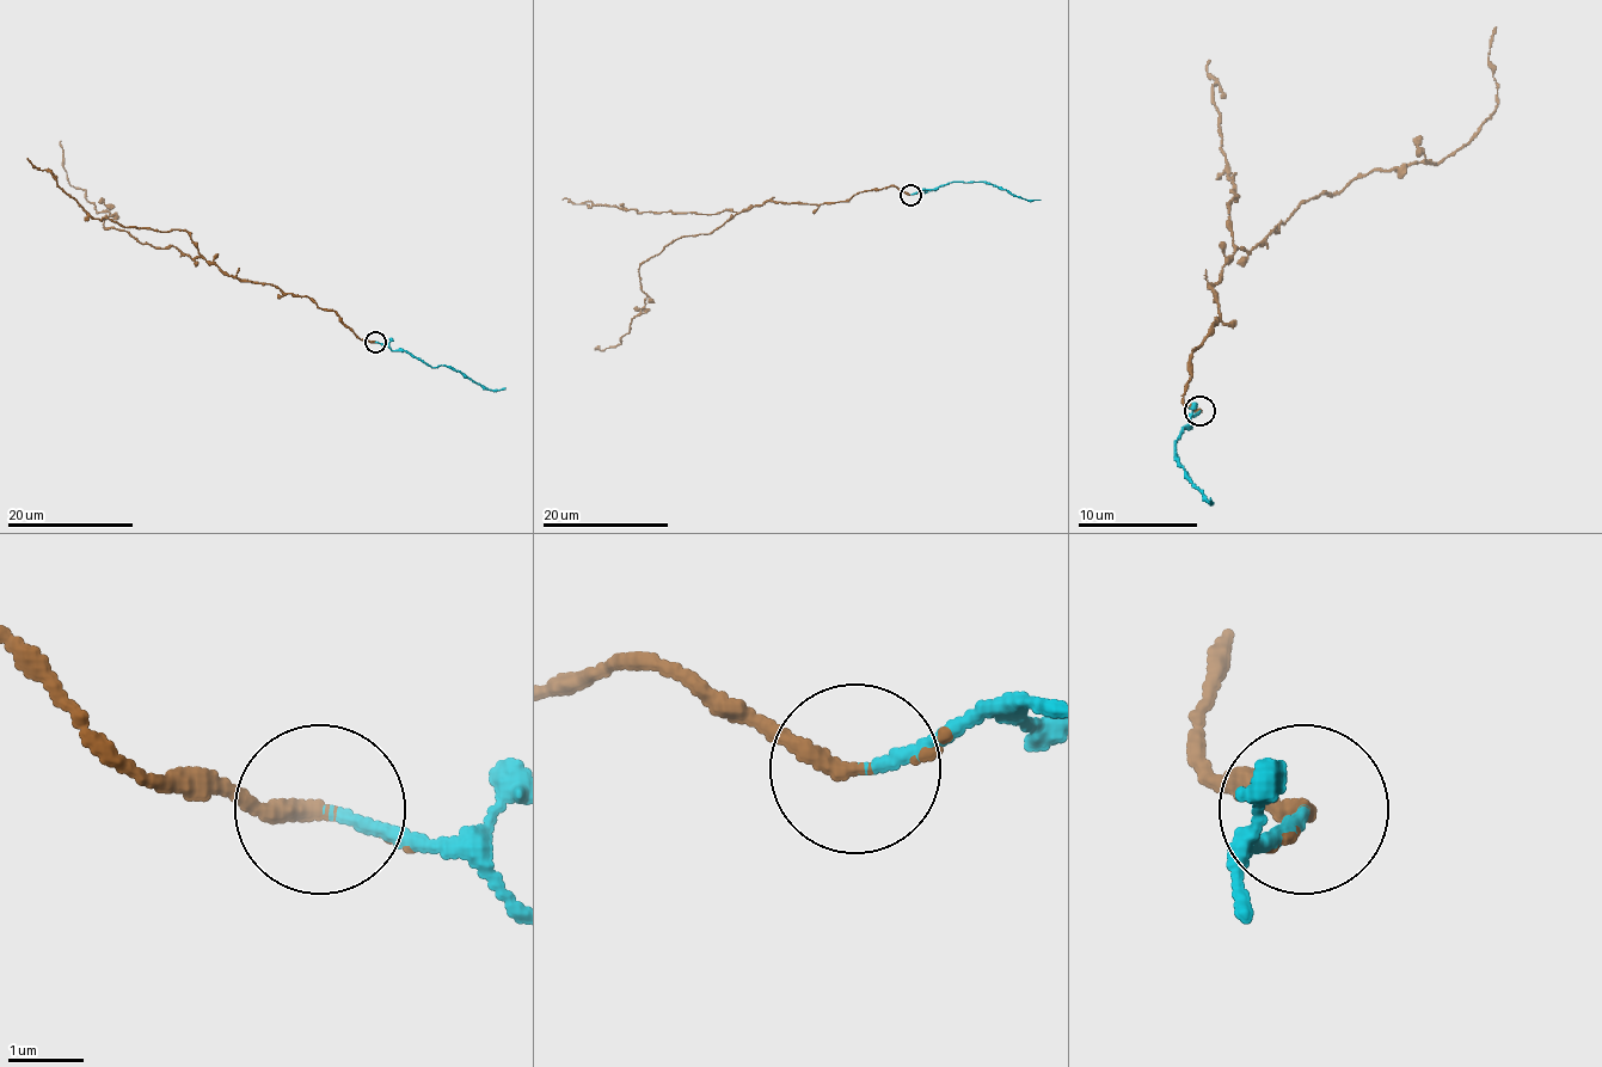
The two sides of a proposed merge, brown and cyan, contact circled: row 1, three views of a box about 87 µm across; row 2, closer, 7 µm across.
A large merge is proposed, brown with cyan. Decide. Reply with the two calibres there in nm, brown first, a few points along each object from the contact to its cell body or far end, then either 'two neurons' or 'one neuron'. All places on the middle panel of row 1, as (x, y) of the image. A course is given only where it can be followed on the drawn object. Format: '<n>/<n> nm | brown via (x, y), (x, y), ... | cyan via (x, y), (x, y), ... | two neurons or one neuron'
170/140 nm | brown via (910, 195), (767, 201), (674, 239), (639, 265), (646, 300), (628, 332), (596, 349) | cyan via (910, 195), (951, 182), (986, 182), (1024, 200), (1039, 200) | one neuron

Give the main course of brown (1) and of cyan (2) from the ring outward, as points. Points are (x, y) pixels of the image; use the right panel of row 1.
1: (1201, 411), (1183, 399), (1191, 351), (1239, 249), (1308, 197), (1462, 149), (1495, 110), (1495, 26)
2: (1201, 411), (1177, 439), (1177, 459), (1209, 498)

